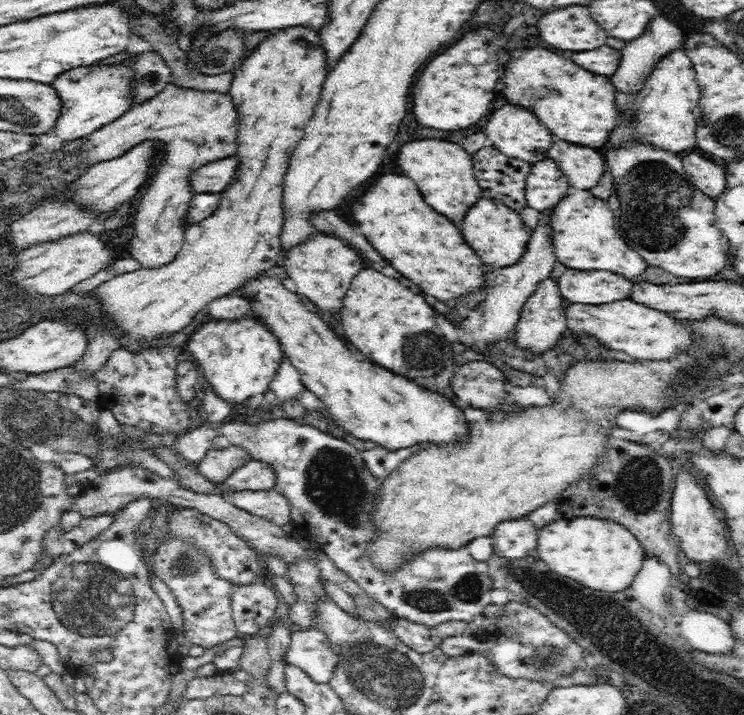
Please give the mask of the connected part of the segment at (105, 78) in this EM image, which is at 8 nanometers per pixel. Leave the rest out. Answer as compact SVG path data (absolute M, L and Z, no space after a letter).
M96 62L94 66L82 66L74 70L62 72L58 78L50 82L59 100L59 113L54 119L50 130L42 133L46 138L56 138L62 144L87 136L100 126L104 126L122 114L127 106L127 92L129 91L129 74L127 66L113 66L106 62Z

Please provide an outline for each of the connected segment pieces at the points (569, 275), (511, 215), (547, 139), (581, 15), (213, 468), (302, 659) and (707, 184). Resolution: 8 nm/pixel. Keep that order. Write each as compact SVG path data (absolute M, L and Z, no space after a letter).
M568 268L556 282L558 292L570 302L604 304L624 300L630 294L630 282L618 274L598 274Z
M482 200L464 220L464 240L474 250L474 254L486 266L498 266L498 269L514 266L526 254L530 240L530 228L526 226L519 212L500 206L492 200Z
M504 106L500 112L494 112L484 132L488 136L489 144L496 147L504 156L519 158L530 165L548 157L548 150L553 146L550 132L534 118L534 114L528 114L526 110L514 110L514 106Z
M566 6L564 10L554 10L554 12L548 12L540 18L540 26L538 26L542 38L560 48L560 50L576 50L576 52L582 52L582 50L592 50L592 48L598 48L606 42L606 32L590 18L590 10L586 6Z
M229 446L220 450L212 450L204 454L197 466L210 481L220 484L232 470L244 466L250 457L237 446Z
M318 627L306 631L293 629L286 659L304 669L317 683L330 683L338 670L338 653L332 647L332 639Z
M688 154L684 160L686 180L690 180L706 196L716 198L726 190L726 170L714 162L702 160L698 154Z

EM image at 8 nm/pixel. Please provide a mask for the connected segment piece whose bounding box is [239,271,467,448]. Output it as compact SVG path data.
M272 271L270 272L260 272L258 276L252 276L252 278L248 278L242 286L239 286L240 292L242 292L241 296L244 296L244 300L248 300L248 304L250 304L250 312L256 316L255 320L258 322L262 322L264 324L264 328L270 332L270 334L274 334L274 338L278 340L278 344L280 344L280 350L282 350L282 354L286 356L286 360L296 368L296 372L298 372L298 376L300 376L300 380L302 380L302 384L316 396L316 398L320 398L322 400L324 407L330 411L332 417L337 424L340 424L344 429L348 430L352 436L360 436L360 438L366 438L366 440L378 440L380 444L384 444L384 446L388 448L400 448L400 446L410 446L410 442L418 442L420 440L424 440L424 443L437 443L438 441L451 441L456 437L461 437L465 433L465 424L467 423L464 418L463 411L458 407L458 404L452 403L448 400L444 395L438 396L438 394L434 394L434 392L430 392L430 390L426 390L426 388L422 388L422 386L418 386L418 384L412 384L412 382L408 382L408 380L404 380L403 376L399 374L392 374L392 372L388 372L388 370L372 370L372 366L366 366L366 364L362 364L358 358L356 358L356 354L352 352L352 350L348 350L346 348L346 344L330 330L330 326L320 318L320 314L318 312L310 312L308 310L308 306L304 306L306 302L302 302L302 296L298 296L296 292L292 292L292 290L288 290L278 278L282 278L283 275L276 276L276 274Z

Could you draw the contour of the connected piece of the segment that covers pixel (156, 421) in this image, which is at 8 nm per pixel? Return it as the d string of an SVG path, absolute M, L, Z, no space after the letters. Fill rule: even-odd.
M168 346L145 349L137 354L133 350L116 349L93 378L99 390L98 405L110 410L121 426L134 426L149 435L184 436L196 413L192 402L182 398L178 390L175 377L178 363Z

